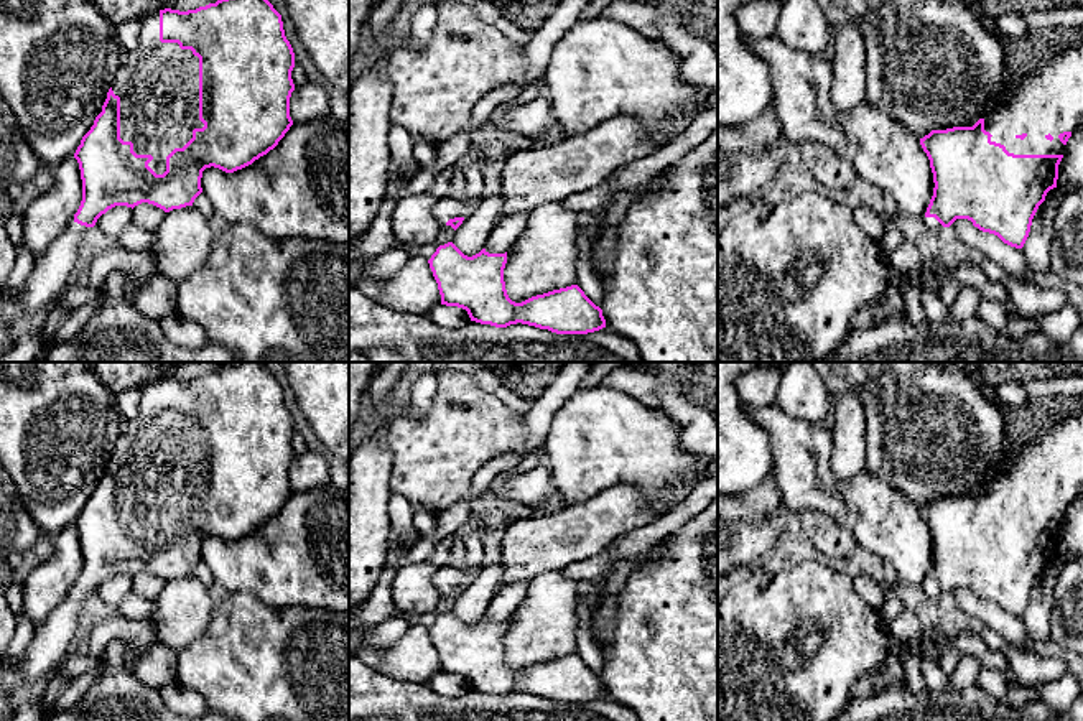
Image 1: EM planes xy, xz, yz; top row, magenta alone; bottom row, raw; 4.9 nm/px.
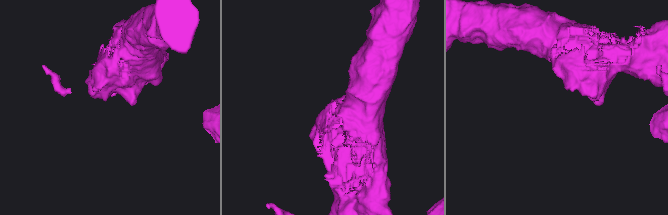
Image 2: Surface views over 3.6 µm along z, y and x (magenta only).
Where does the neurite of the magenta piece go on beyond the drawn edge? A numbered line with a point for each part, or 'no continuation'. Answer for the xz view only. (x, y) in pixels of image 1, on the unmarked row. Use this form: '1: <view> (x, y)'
1: xz (446, 576)

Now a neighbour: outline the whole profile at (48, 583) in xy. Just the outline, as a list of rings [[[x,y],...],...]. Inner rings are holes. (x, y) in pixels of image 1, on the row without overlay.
[[[74,525],[53,537],[53,553],[23,583],[21,614],[38,629],[74,589],[82,570],[82,548]]]

